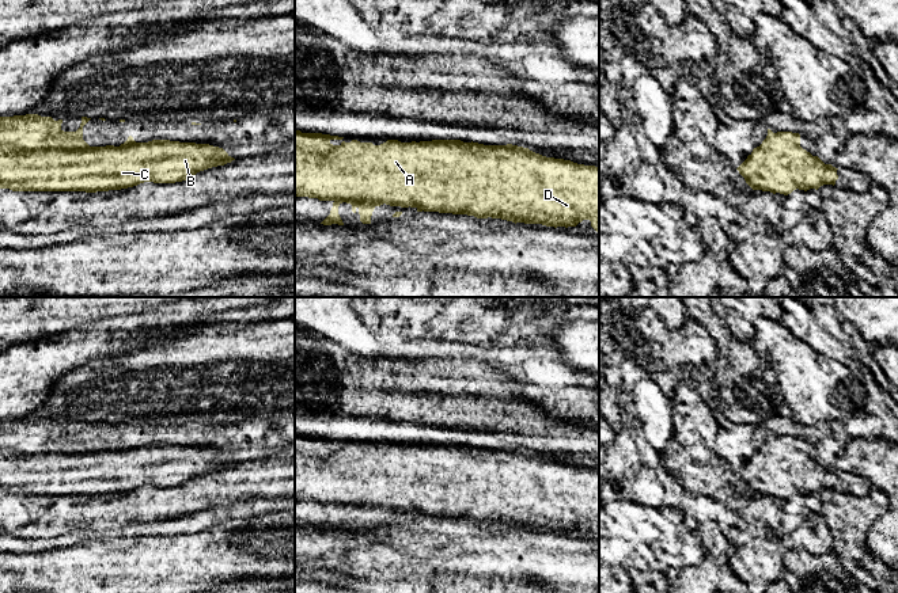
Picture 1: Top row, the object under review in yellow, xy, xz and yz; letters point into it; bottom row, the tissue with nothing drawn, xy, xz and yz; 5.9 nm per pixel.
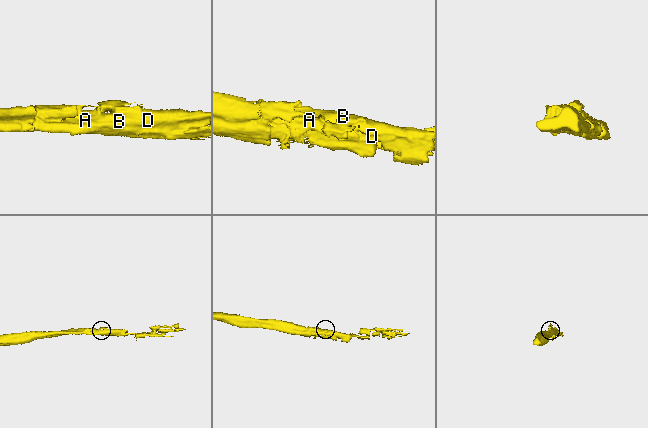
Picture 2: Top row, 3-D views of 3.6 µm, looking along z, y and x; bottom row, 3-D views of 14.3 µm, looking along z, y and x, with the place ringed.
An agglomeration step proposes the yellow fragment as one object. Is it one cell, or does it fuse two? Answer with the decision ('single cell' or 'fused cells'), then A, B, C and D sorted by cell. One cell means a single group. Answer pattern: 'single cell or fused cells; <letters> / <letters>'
single cell; A B C D

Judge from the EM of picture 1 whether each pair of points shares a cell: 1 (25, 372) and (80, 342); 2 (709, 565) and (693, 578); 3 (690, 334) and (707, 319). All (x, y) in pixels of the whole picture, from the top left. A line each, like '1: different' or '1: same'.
1: same
2: same
3: different

